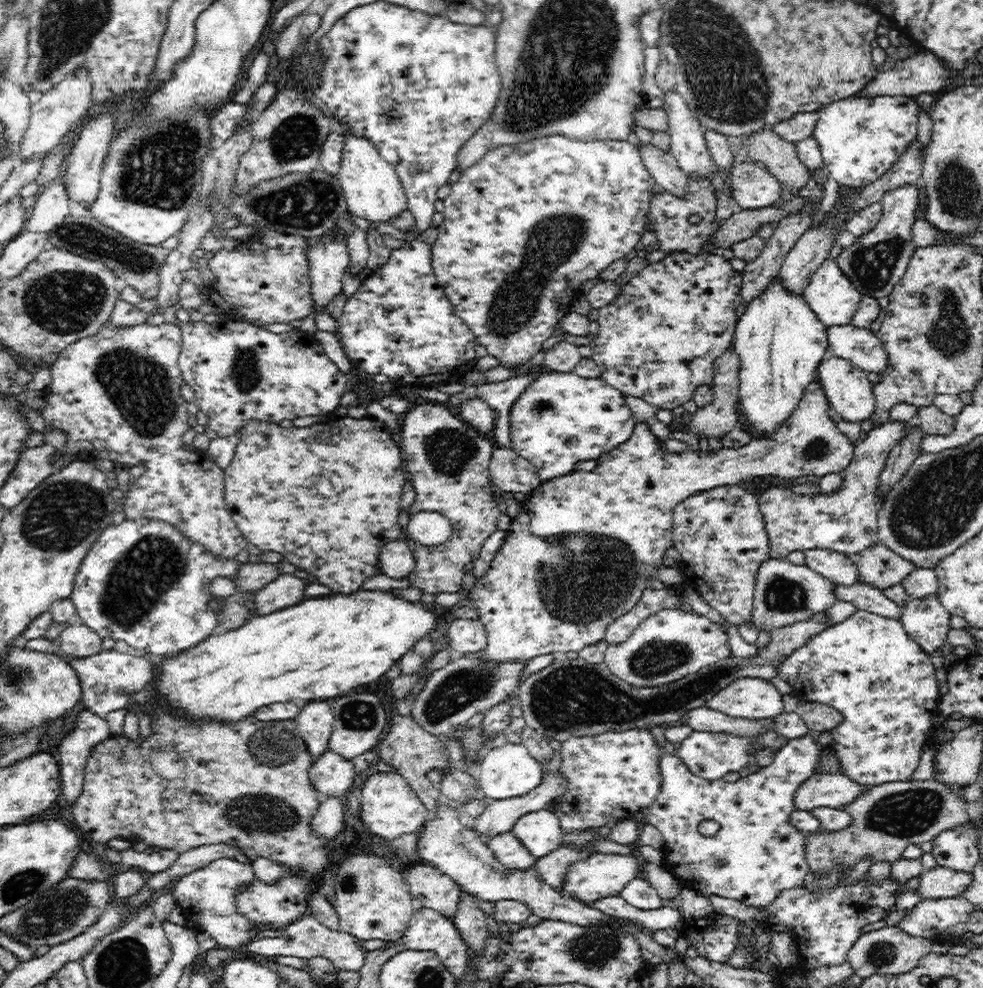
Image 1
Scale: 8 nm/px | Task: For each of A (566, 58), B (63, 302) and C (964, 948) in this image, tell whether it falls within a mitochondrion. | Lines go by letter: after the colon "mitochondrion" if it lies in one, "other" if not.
A: mitochondrion
B: mitochondrion
C: other

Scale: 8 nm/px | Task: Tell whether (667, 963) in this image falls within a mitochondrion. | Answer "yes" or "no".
no

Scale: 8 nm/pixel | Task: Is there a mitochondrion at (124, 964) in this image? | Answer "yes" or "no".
yes

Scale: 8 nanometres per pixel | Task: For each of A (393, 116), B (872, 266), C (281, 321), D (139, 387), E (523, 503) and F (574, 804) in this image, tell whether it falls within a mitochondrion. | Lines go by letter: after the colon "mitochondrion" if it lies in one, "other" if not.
A: mitochondrion
B: mitochondrion
C: other
D: mitochondrion
E: other
F: other

